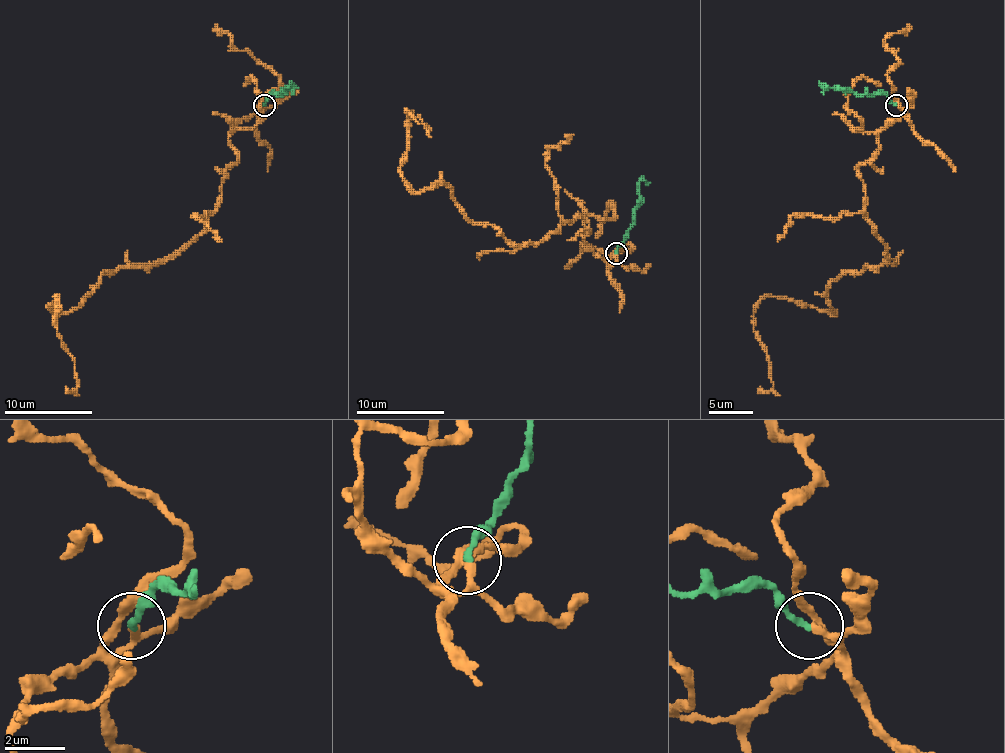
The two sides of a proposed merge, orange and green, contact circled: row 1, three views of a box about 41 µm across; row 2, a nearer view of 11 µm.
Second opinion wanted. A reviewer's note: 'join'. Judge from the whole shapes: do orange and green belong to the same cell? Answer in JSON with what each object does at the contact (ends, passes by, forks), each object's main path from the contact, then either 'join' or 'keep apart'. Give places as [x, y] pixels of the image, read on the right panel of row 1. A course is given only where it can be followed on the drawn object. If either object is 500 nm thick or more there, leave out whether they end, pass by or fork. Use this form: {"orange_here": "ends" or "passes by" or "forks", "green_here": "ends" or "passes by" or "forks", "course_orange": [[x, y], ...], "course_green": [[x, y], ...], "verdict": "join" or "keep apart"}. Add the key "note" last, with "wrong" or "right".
{"orange_here": "passes by", "green_here": "ends", "course_orange": [[898, 105], [859, 167], [887, 254], [830, 283], [834, 312], [760, 298], [753, 331], [773, 384], [758, 388]], "course_green": [[896, 105], [885, 94], [854, 94], [841, 88], [826, 88]], "verdict": "join", "note": "right"}

